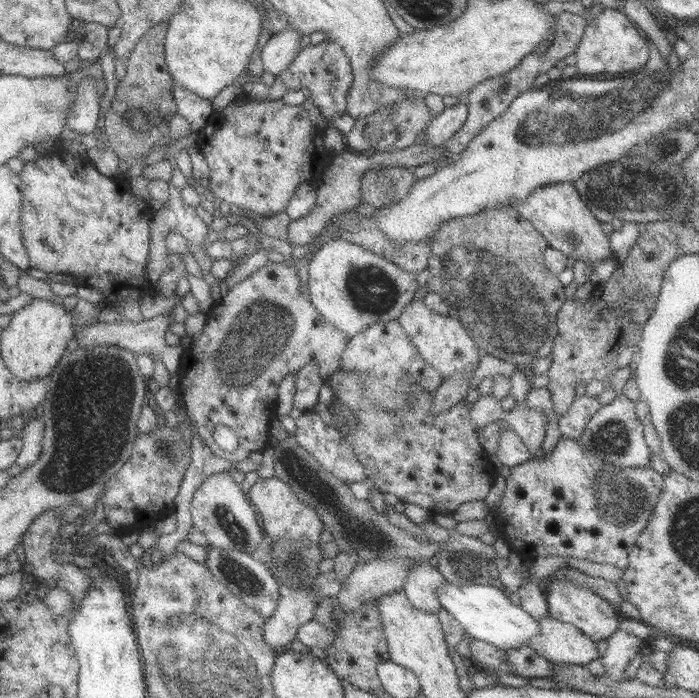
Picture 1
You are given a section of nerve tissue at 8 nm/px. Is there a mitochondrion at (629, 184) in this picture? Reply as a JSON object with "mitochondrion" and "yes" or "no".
{"mitochondrion":"yes"}

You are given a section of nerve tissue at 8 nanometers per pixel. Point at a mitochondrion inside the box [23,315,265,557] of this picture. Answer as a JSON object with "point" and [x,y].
{"point":[72,461]}

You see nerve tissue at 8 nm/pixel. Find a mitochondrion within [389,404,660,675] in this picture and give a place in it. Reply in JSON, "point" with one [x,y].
{"point":[612,501]}

